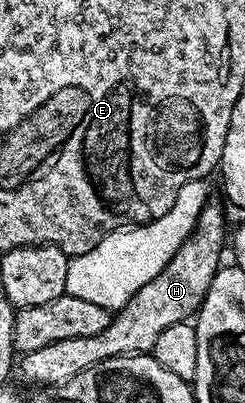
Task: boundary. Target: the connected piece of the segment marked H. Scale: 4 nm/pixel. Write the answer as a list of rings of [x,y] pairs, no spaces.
[[[207,202],[200,210],[198,222],[190,236],[172,254],[168,266],[152,278],[123,308],[111,315],[108,326],[100,330],[100,334],[92,334],[88,338],[64,338],[64,342],[52,342],[52,346],[40,346],[40,350],[25,353],[20,360],[22,376],[34,386],[57,386],[76,378],[80,370],[88,370],[88,366],[96,366],[96,362],[104,362],[117,356],[137,356],[153,353],[156,338],[160,338],[168,326],[189,321],[202,307],[202,299],[208,294],[208,286],[217,274],[222,260],[222,247],[228,244],[228,228],[222,217],[222,208],[215,202]]]

